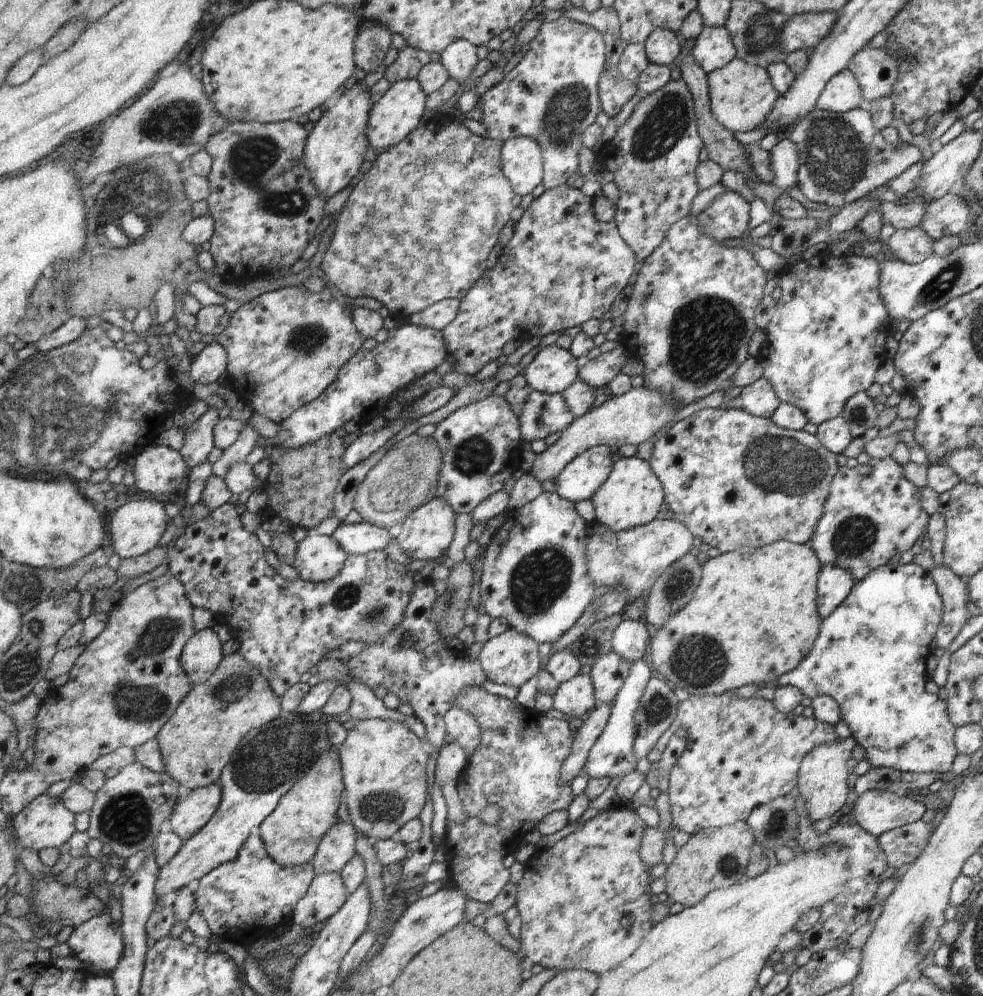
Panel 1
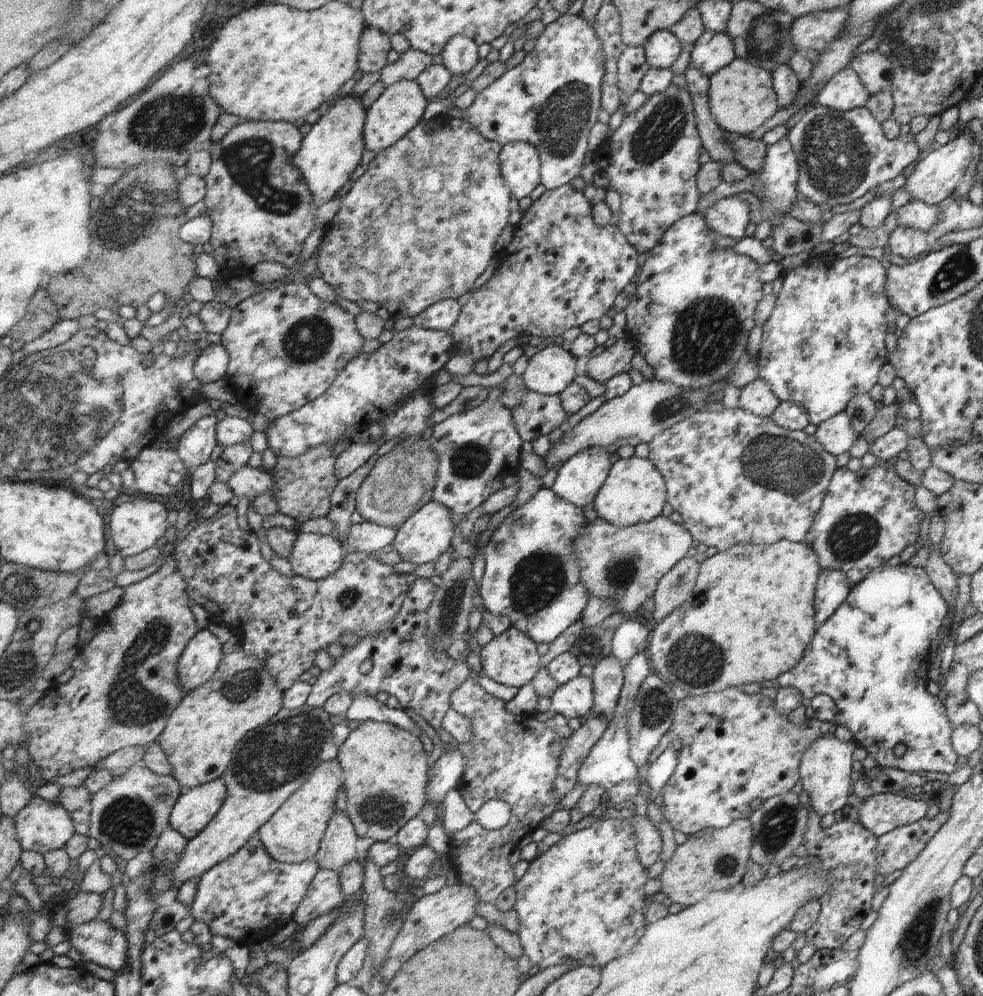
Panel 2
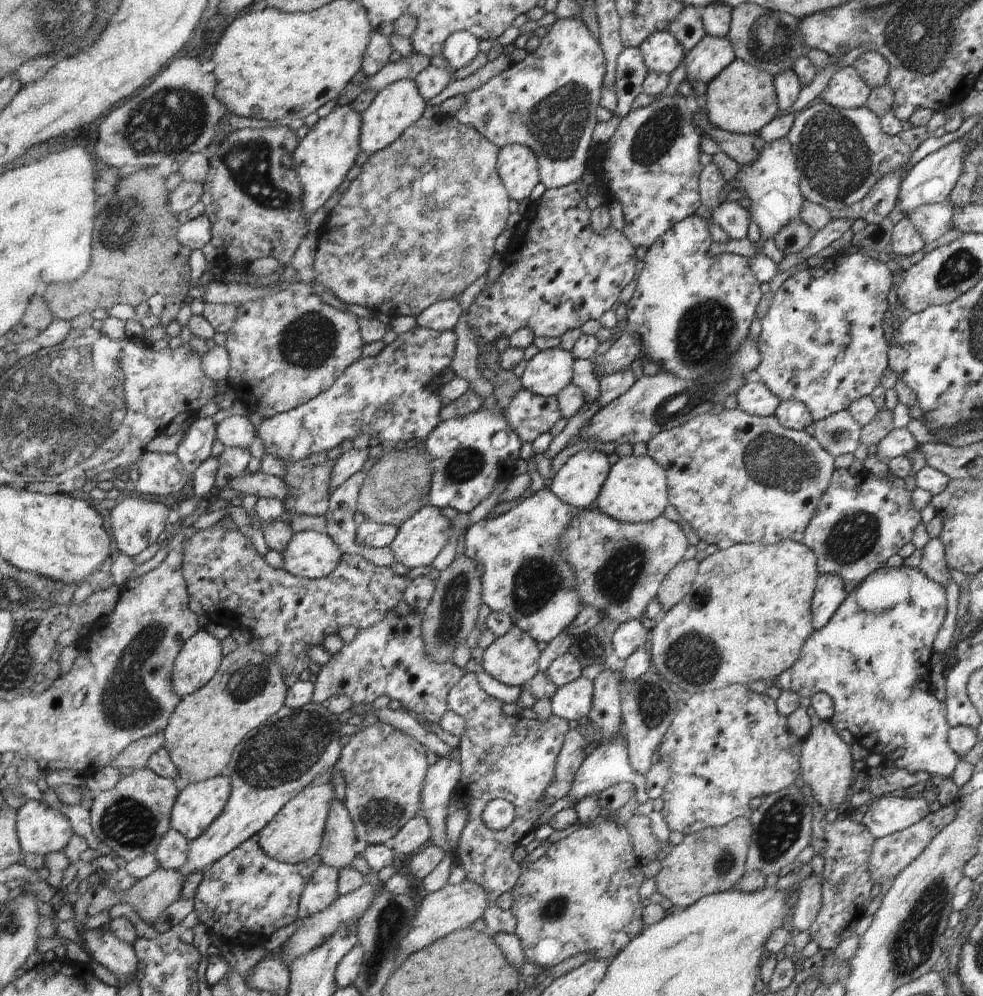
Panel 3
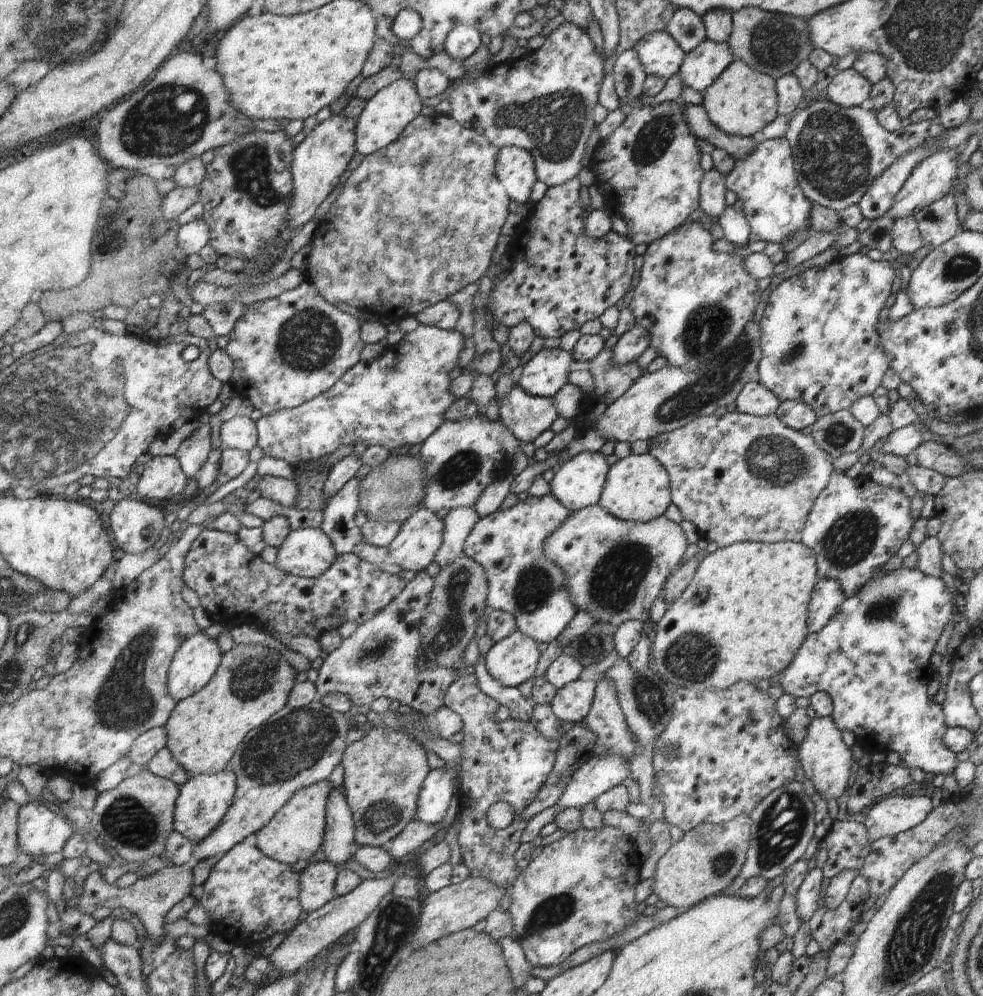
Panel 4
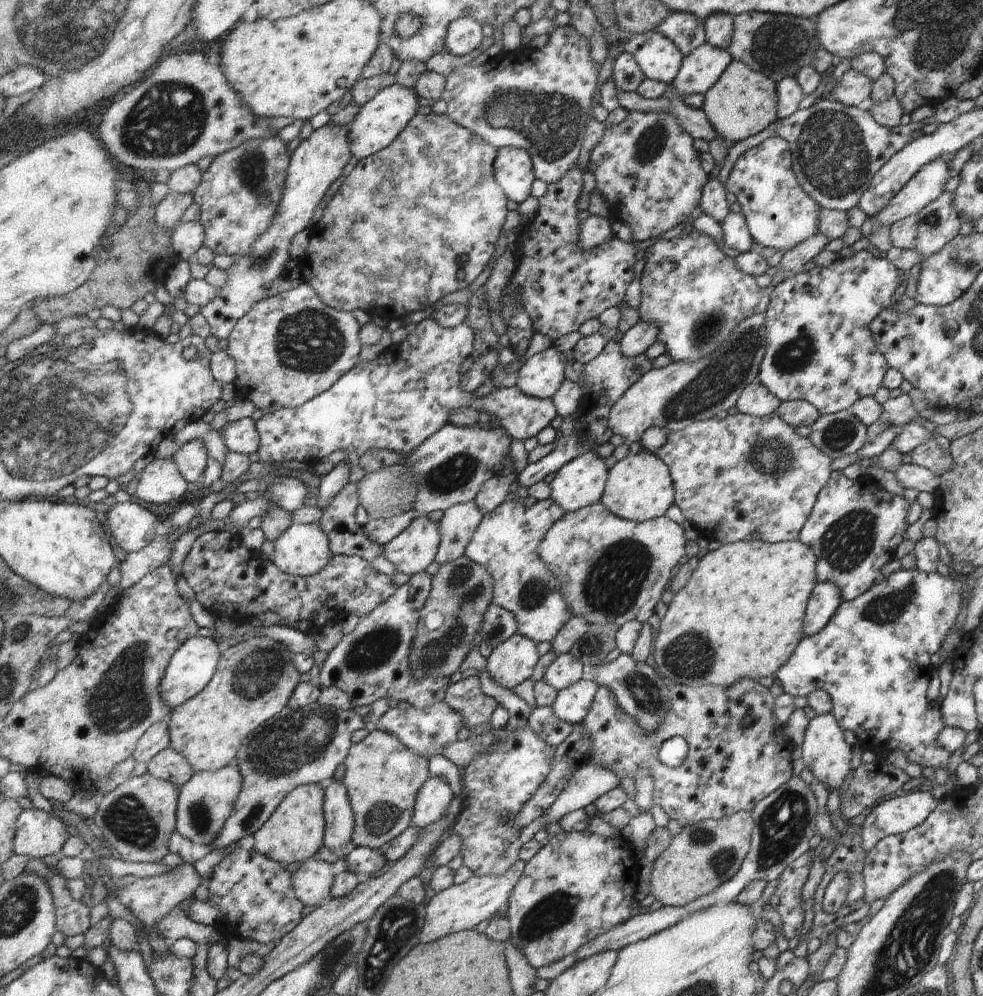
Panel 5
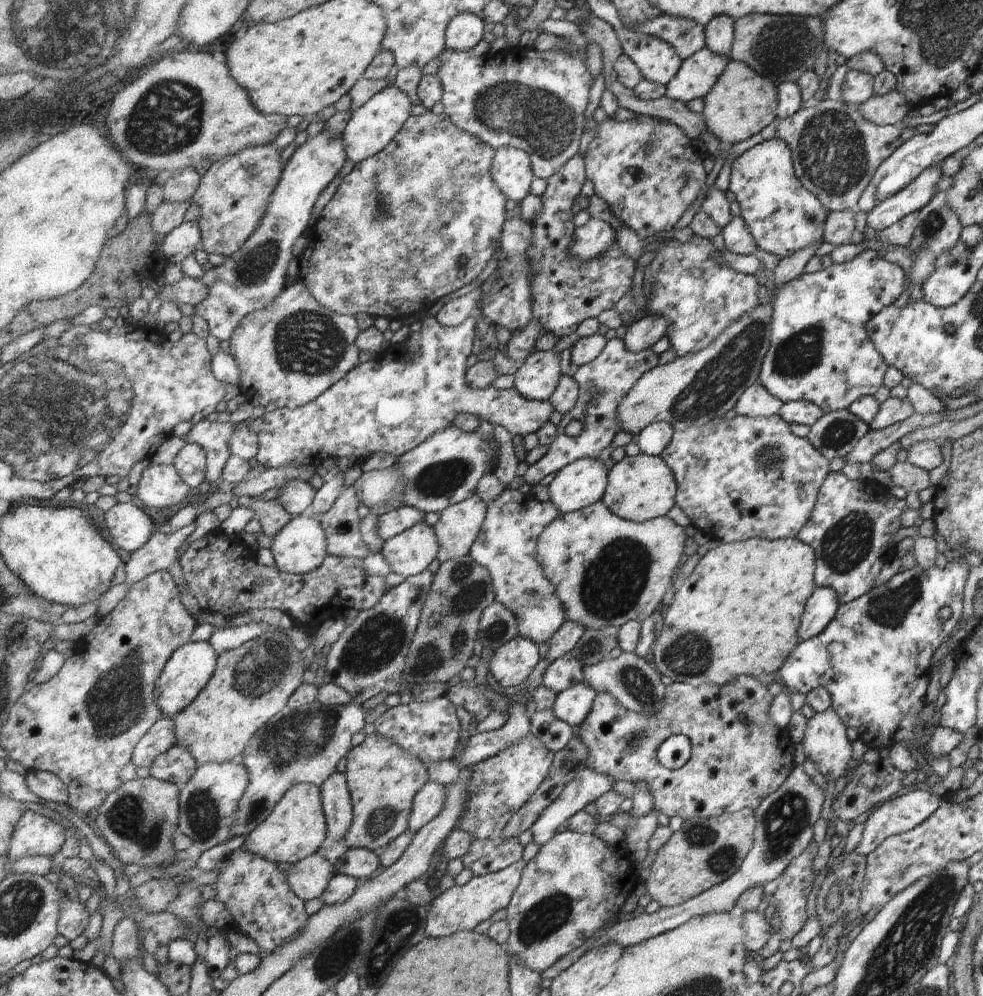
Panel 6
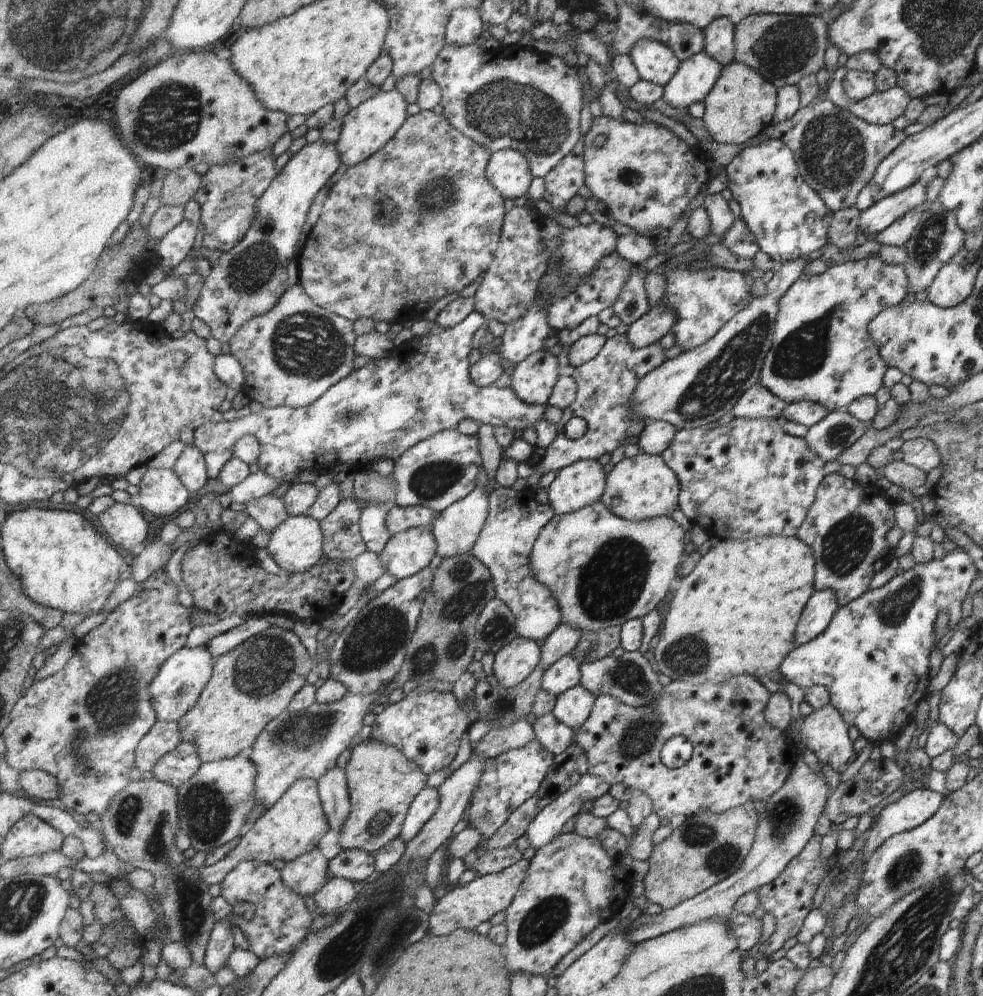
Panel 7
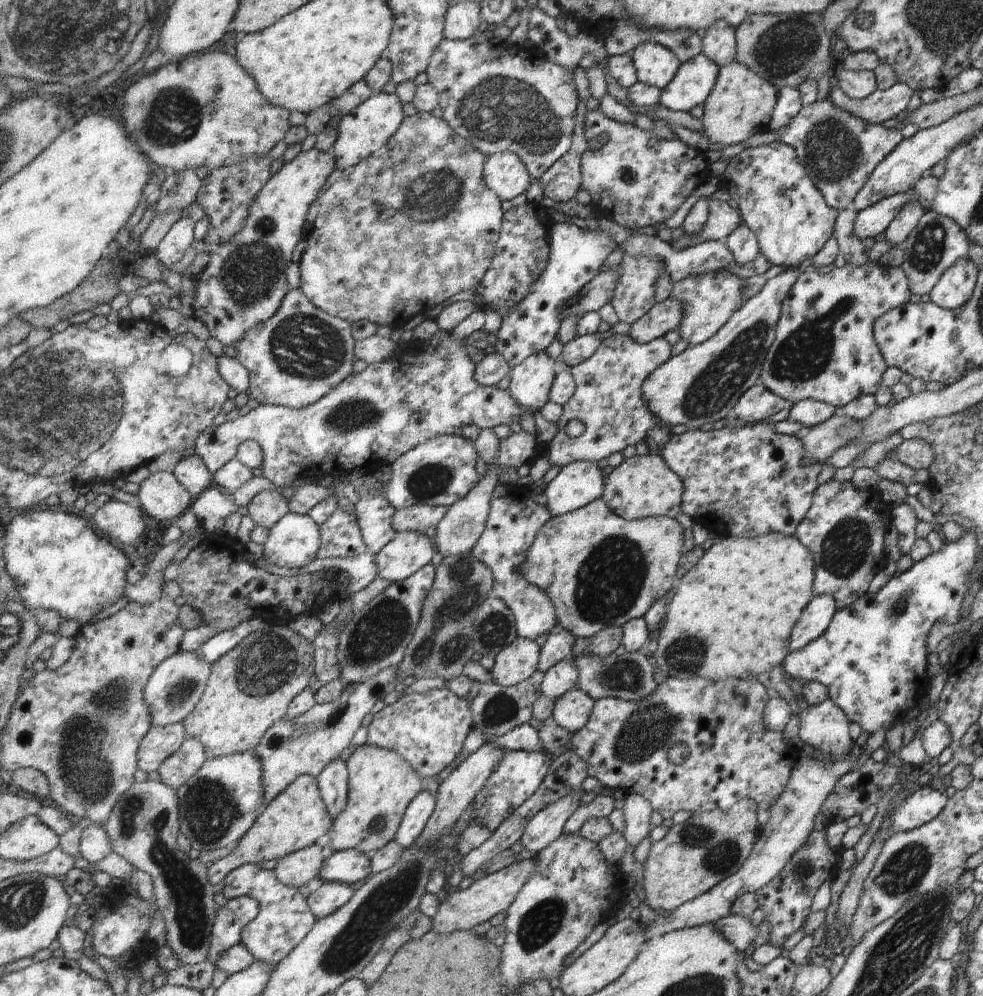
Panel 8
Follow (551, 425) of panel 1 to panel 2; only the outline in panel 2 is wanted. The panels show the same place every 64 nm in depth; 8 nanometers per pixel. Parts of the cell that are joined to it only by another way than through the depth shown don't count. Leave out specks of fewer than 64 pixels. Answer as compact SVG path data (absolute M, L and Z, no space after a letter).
M528 391L514 410L514 421L523 440L533 442L567 424L569 414L560 395Z

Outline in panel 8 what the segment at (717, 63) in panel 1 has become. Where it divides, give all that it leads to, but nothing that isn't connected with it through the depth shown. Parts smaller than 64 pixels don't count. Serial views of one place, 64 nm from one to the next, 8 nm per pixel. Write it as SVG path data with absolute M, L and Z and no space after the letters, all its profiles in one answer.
M702 52L695 55L695 58L687 63L682 63L675 78L662 90L663 106L674 111L688 112L695 108L696 104L703 104L705 97L713 88L715 79L718 75L719 67L711 62Z

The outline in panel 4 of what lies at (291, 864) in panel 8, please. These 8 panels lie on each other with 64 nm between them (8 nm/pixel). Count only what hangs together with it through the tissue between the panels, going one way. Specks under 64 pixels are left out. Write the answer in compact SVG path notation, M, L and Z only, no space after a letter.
M327 860L313 863L301 872L300 902L305 912L319 910L338 897L336 882L339 873L339 868Z

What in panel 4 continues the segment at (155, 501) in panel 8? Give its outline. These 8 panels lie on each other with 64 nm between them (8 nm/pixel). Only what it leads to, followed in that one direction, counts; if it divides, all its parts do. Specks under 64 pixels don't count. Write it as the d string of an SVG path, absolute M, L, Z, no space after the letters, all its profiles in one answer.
M176 454L152 457L140 473L137 493L149 500L169 500L181 494L189 482Z

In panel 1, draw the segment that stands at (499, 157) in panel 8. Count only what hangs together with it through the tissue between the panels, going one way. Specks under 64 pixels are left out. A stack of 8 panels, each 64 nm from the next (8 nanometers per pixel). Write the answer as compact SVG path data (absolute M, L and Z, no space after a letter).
M518 136L504 143L502 165L517 197L531 194L544 182L544 154L537 139Z

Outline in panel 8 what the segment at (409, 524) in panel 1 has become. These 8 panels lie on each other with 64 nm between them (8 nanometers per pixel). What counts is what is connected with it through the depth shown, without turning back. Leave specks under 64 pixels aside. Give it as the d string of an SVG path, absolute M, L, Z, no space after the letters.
M401 531L376 554L378 576L393 583L403 582L433 562L433 542L423 531Z

